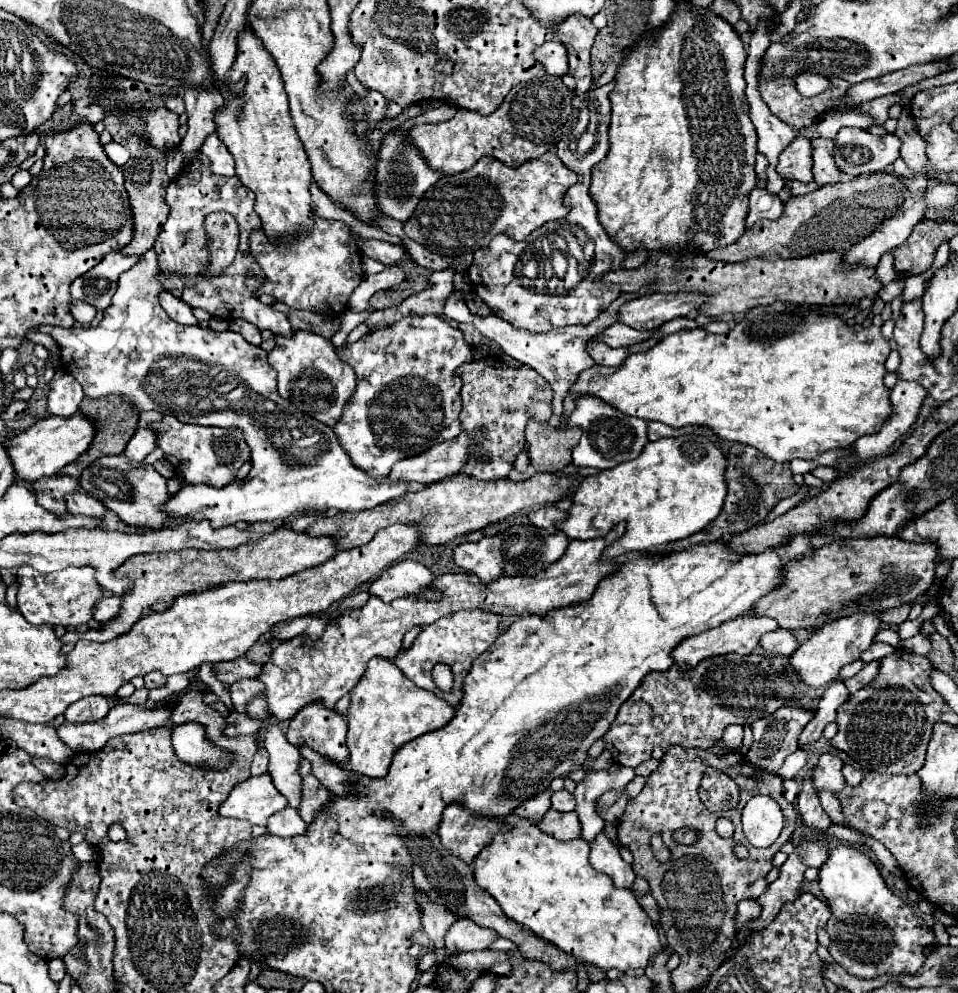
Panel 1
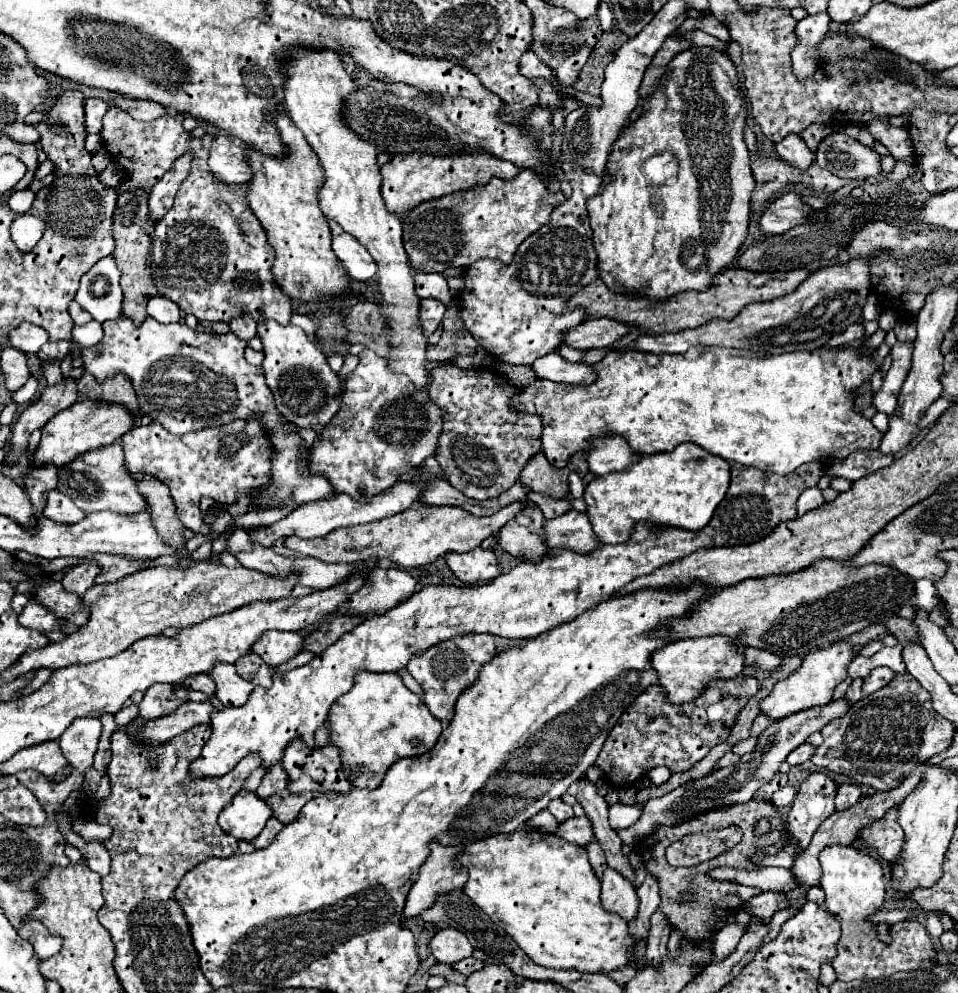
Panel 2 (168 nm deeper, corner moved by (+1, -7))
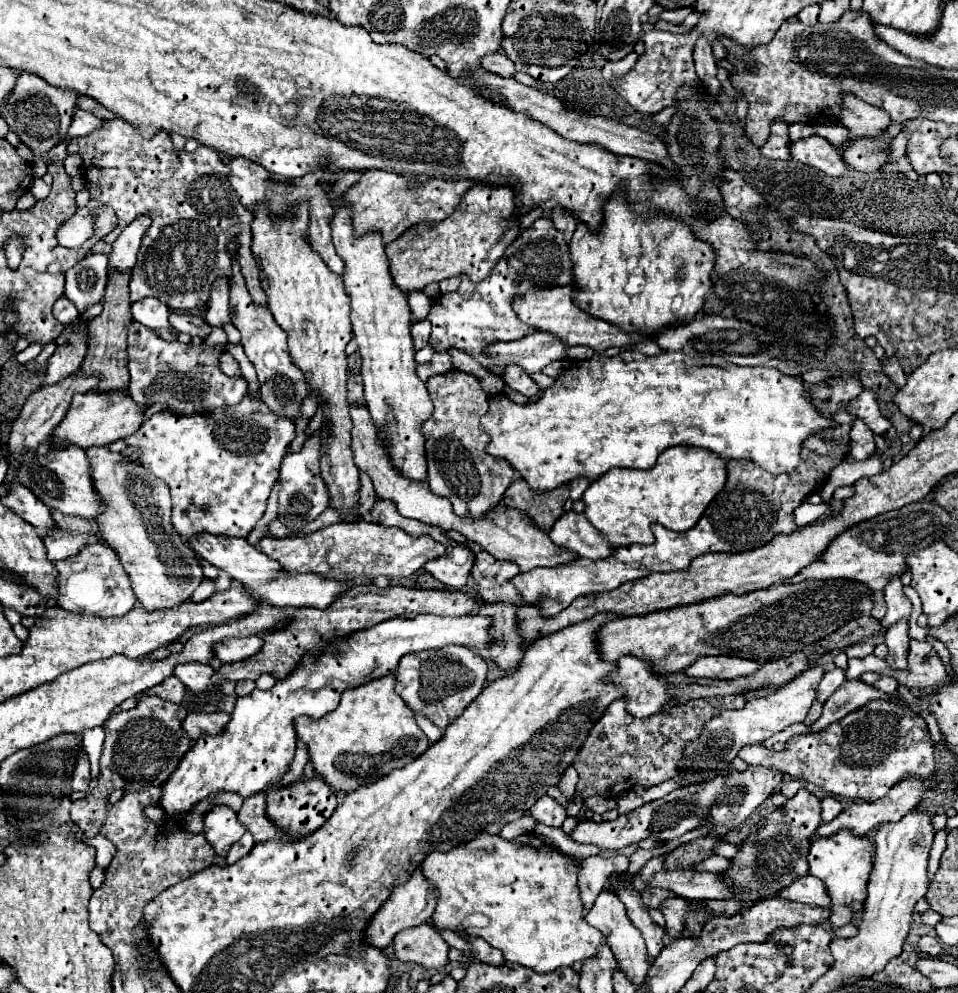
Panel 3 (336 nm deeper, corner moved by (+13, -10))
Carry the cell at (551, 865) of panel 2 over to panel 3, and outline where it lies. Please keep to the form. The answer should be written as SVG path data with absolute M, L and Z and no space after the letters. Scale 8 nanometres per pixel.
M480 834L450 852L432 852L420 868L440 894L432 922L458 935L482 936L490 946L502 950L508 962L534 968L536 972L552 972L560 966L572 966L594 958L598 948L606 944L604 934L584 920L584 904L576 882L578 866L536 836L522 834L514 840L504 840L502 836Z

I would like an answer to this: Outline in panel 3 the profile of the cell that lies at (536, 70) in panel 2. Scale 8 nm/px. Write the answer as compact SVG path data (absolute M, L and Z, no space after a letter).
M504 52L488 54L486 58L482 58L482 68L486 68L488 72L494 72L498 76L504 76L504 78L512 78L516 74L516 68L512 66L512 60L506 58Z

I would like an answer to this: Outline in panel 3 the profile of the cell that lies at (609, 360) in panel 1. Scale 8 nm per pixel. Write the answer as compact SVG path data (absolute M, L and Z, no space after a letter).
M508 366L504 372L504 382L528 398L534 398L540 394L540 386L532 380L530 374L524 374L524 370L520 370L520 366Z

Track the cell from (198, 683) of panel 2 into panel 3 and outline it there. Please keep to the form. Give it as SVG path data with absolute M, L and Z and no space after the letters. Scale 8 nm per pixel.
M170 676L162 684L158 684L156 688L150 688L148 694L156 694L156 696L166 698L170 702L182 704L182 700L186 698L186 688L184 688L184 684L176 676Z

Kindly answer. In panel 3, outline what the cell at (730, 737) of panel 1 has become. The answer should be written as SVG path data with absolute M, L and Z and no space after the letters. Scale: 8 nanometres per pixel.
M888 700L868 702L868 706L854 710L818 734L792 736L782 752L756 744L744 746L738 756L750 766L776 768L794 778L804 778L834 796L856 800L882 798L908 772L930 776L936 766L934 742L924 718L908 704Z

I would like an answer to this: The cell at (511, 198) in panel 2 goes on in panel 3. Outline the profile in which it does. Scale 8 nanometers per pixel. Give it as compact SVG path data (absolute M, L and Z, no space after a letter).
M476 182L444 222L436 222L436 226L412 226L386 246L386 256L392 278L404 292L422 290L430 282L440 282L460 274L468 274L472 282L480 282L492 272L518 234L520 216L516 214L512 186Z

